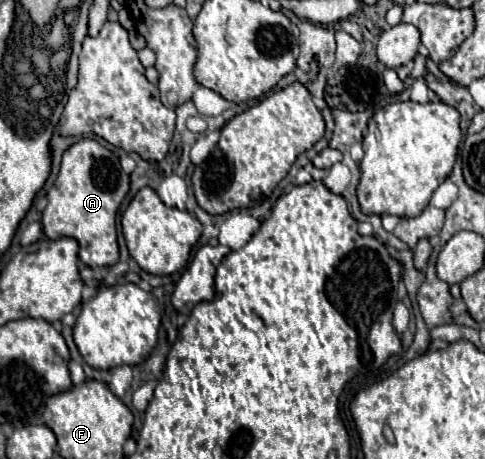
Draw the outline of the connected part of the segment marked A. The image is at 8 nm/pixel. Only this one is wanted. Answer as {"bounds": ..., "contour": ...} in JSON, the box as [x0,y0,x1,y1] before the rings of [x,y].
{"bounds":[43,140,129,266],"contour":[[[79,140],[65,150],[55,188],[47,192],[47,208],[43,210],[43,232],[55,238],[75,238],[79,242],[79,258],[83,264],[113,266],[119,260],[117,246],[117,210],[129,192],[129,174],[123,172],[119,158],[97,140]]]}

